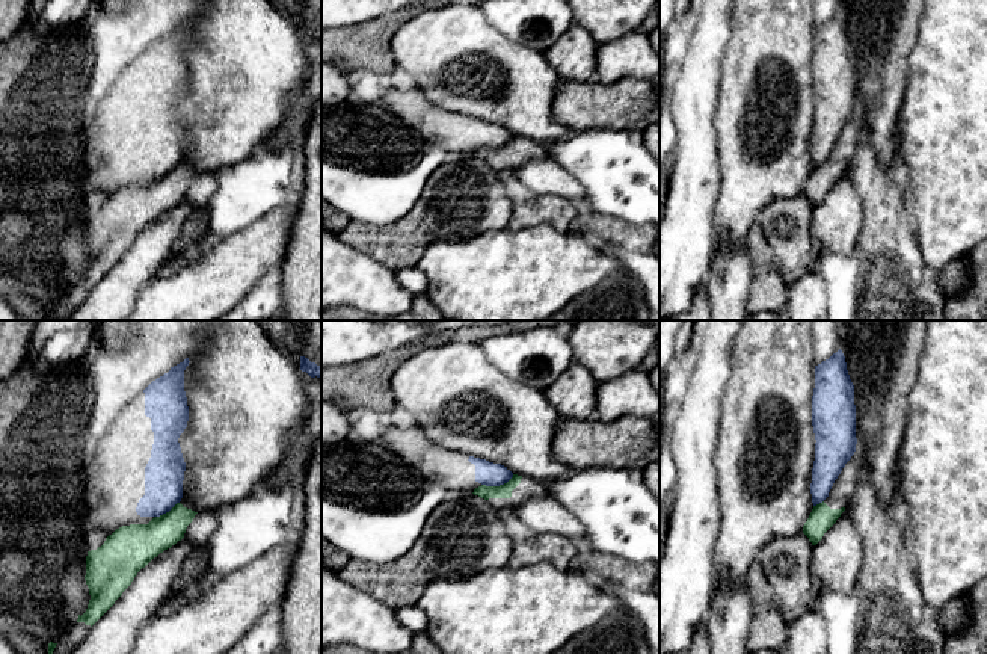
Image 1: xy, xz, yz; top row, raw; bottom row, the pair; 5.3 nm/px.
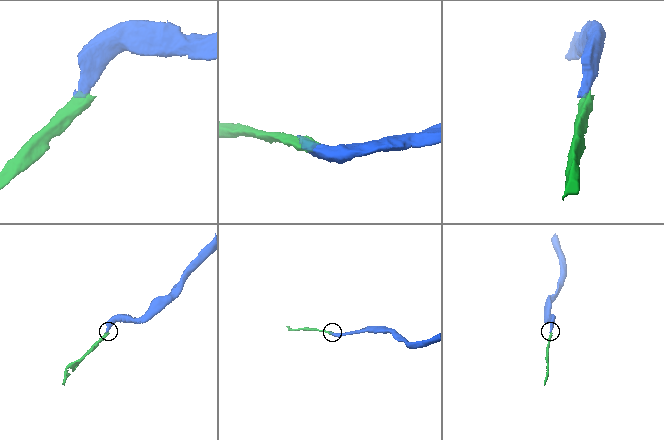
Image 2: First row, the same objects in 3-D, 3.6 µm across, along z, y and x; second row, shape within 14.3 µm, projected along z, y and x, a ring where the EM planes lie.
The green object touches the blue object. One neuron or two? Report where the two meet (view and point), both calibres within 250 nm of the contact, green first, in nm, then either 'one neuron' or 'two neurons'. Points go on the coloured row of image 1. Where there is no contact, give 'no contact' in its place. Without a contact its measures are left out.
xz (497, 487) | 80/130 nm | two neurons

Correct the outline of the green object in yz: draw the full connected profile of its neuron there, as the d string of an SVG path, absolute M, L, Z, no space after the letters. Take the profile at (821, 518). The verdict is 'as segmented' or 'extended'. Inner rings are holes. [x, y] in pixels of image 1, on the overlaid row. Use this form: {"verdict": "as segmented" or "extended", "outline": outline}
{"verdict": "extended", "outline": "M851 456L835 480L829 497L822 503L813 506L803 526L803 533L809 538L812 545L816 545L822 539L824 533L836 523L845 507L853 503L857 474L859 461L856 456Z"}

